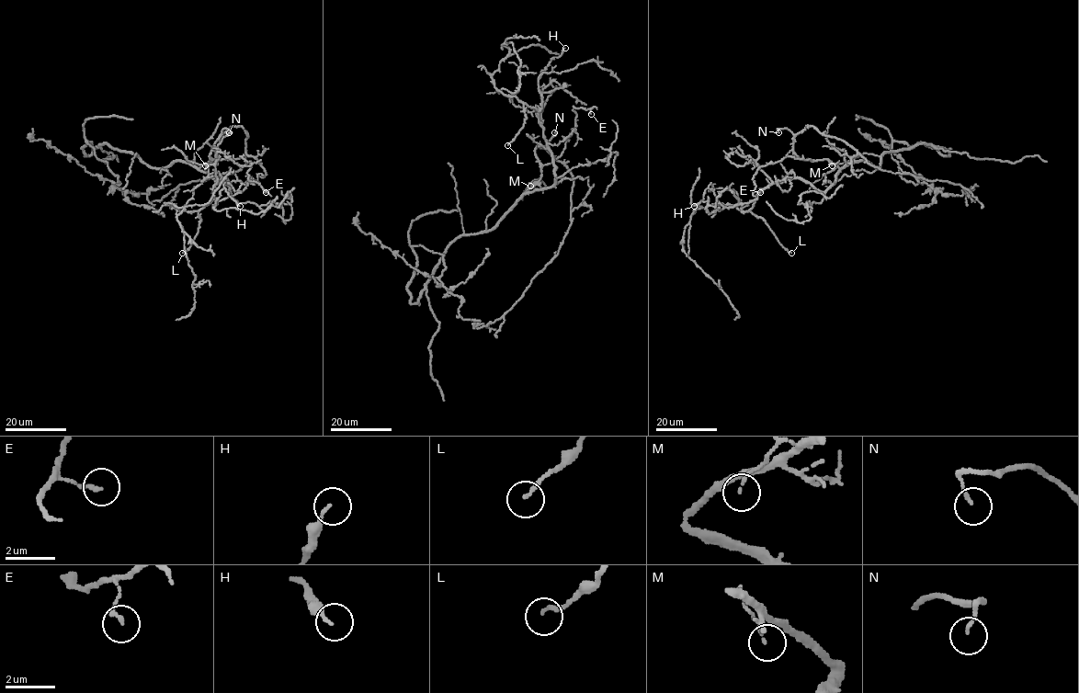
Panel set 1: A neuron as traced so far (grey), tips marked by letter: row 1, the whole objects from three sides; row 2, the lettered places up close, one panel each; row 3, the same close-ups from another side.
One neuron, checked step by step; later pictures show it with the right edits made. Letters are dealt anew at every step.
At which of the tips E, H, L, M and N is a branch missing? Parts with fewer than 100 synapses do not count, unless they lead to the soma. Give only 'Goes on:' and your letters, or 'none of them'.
Goes on: none of them

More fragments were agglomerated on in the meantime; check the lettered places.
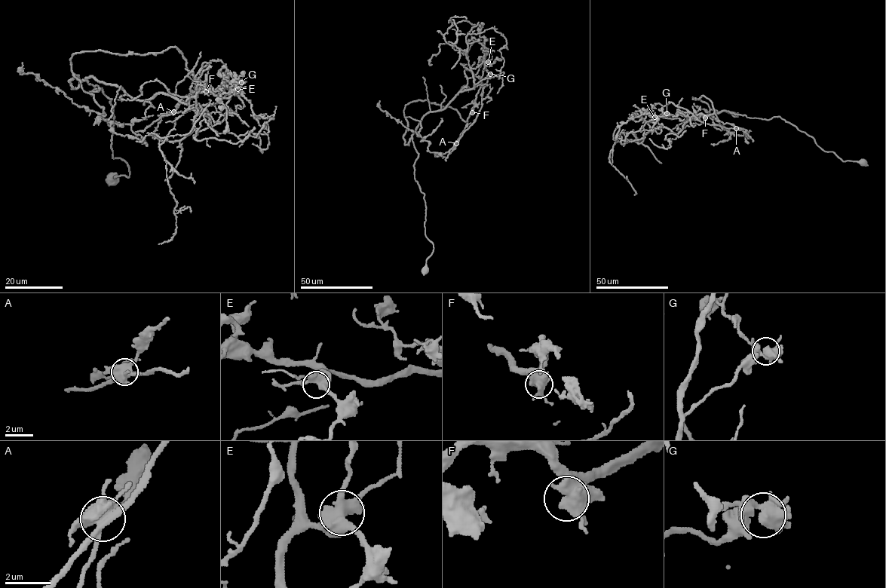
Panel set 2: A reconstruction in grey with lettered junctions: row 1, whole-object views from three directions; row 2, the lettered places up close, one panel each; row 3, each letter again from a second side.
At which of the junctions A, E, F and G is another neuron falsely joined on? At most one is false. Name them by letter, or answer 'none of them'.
none of them

